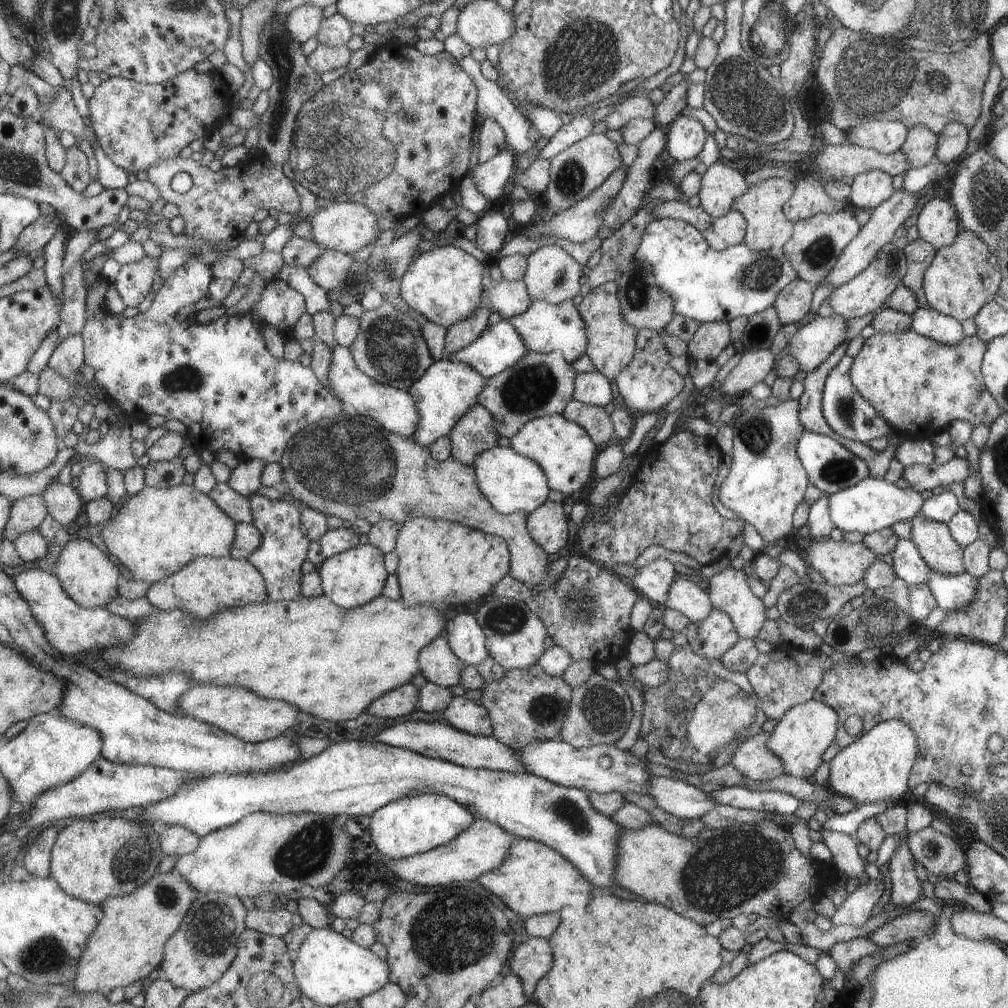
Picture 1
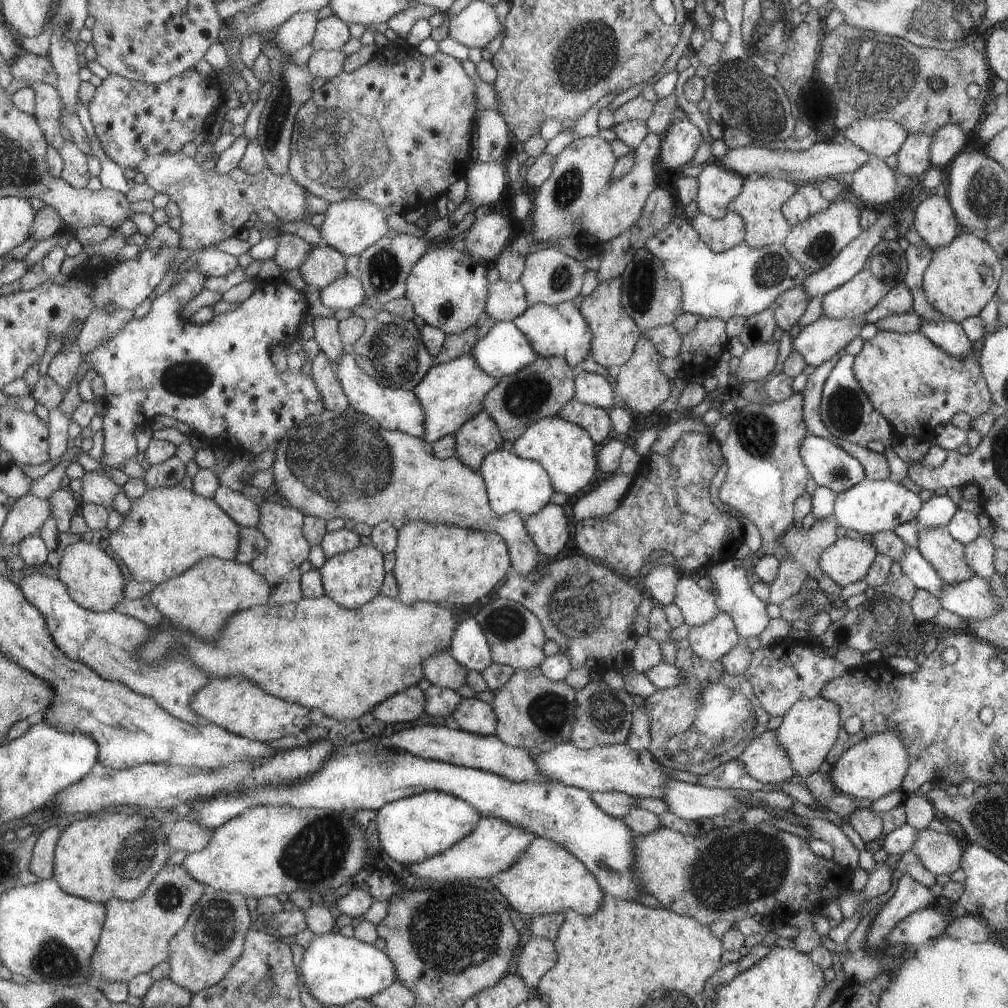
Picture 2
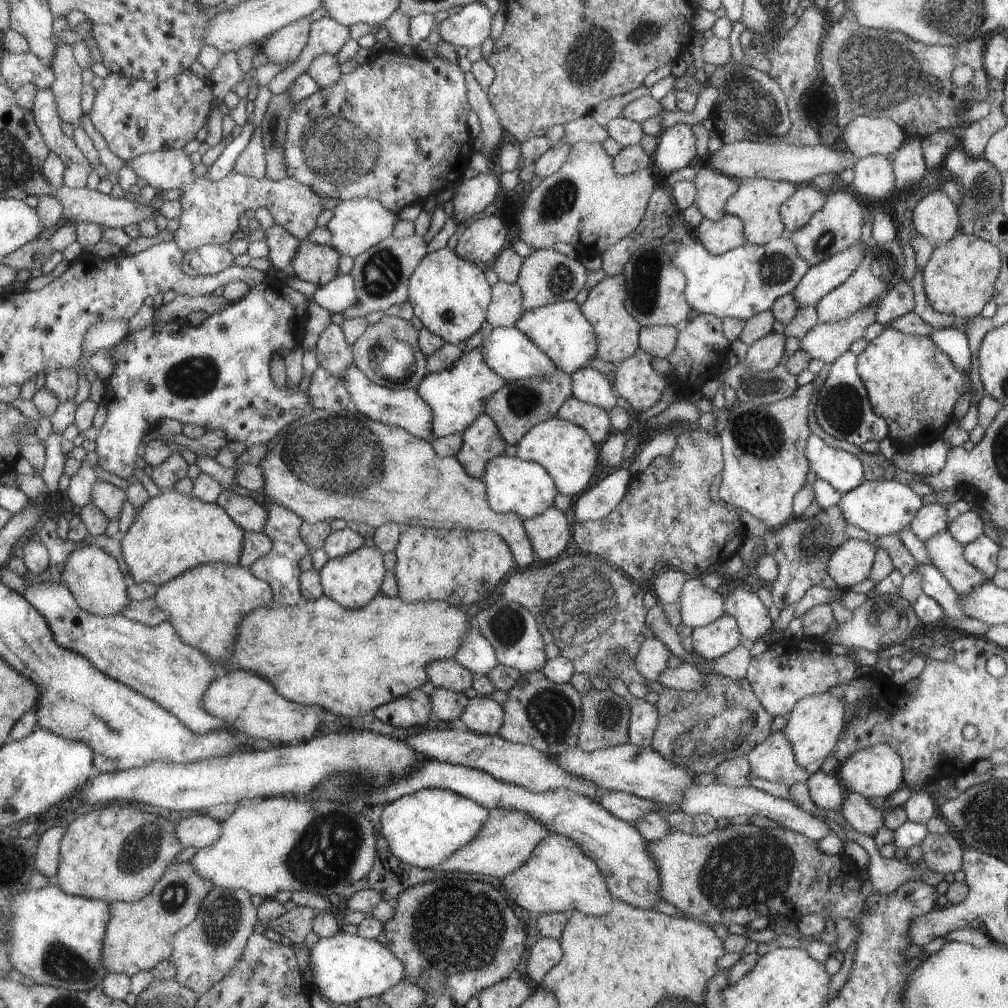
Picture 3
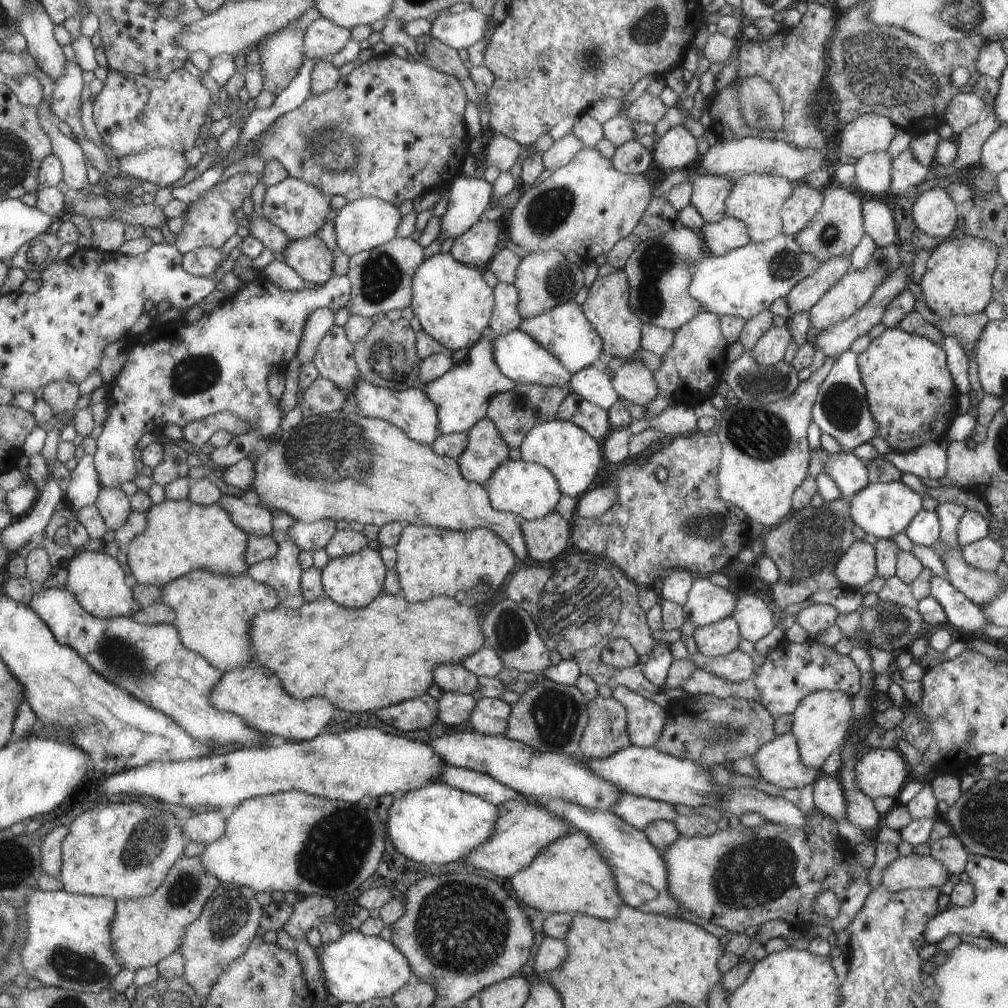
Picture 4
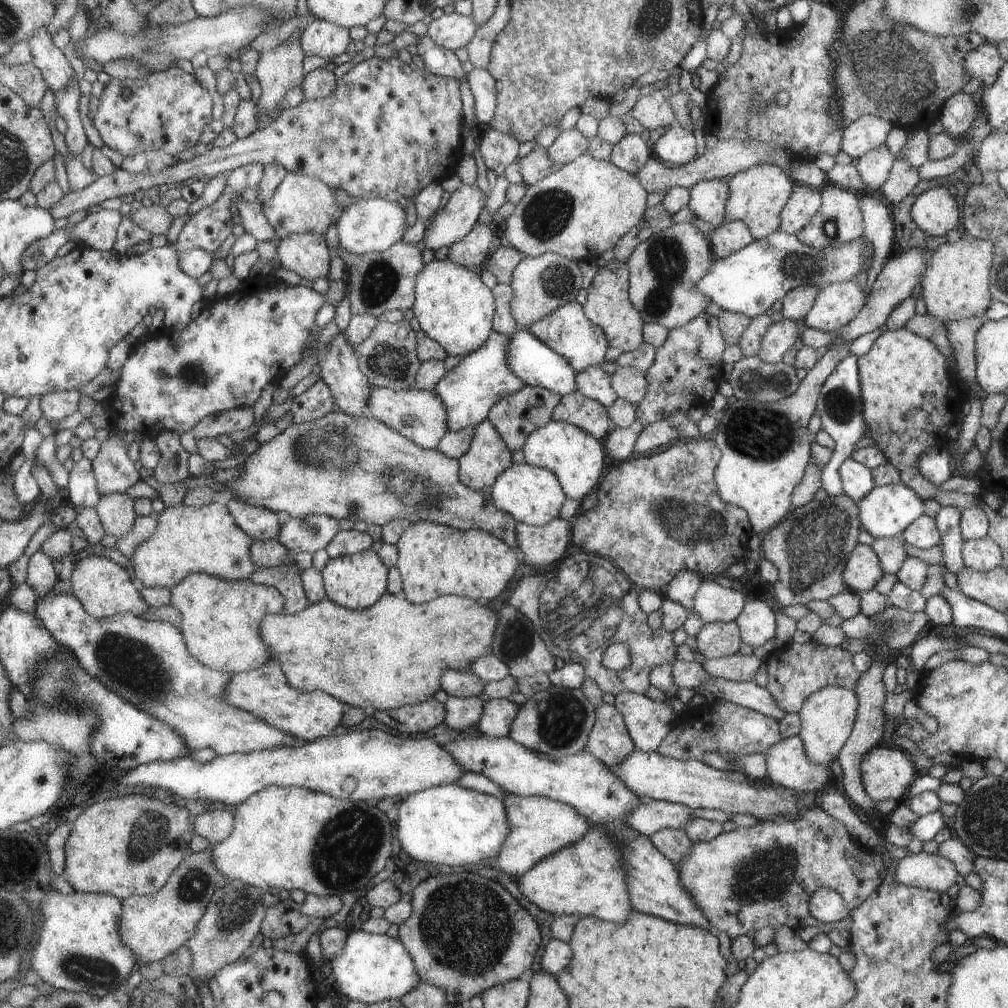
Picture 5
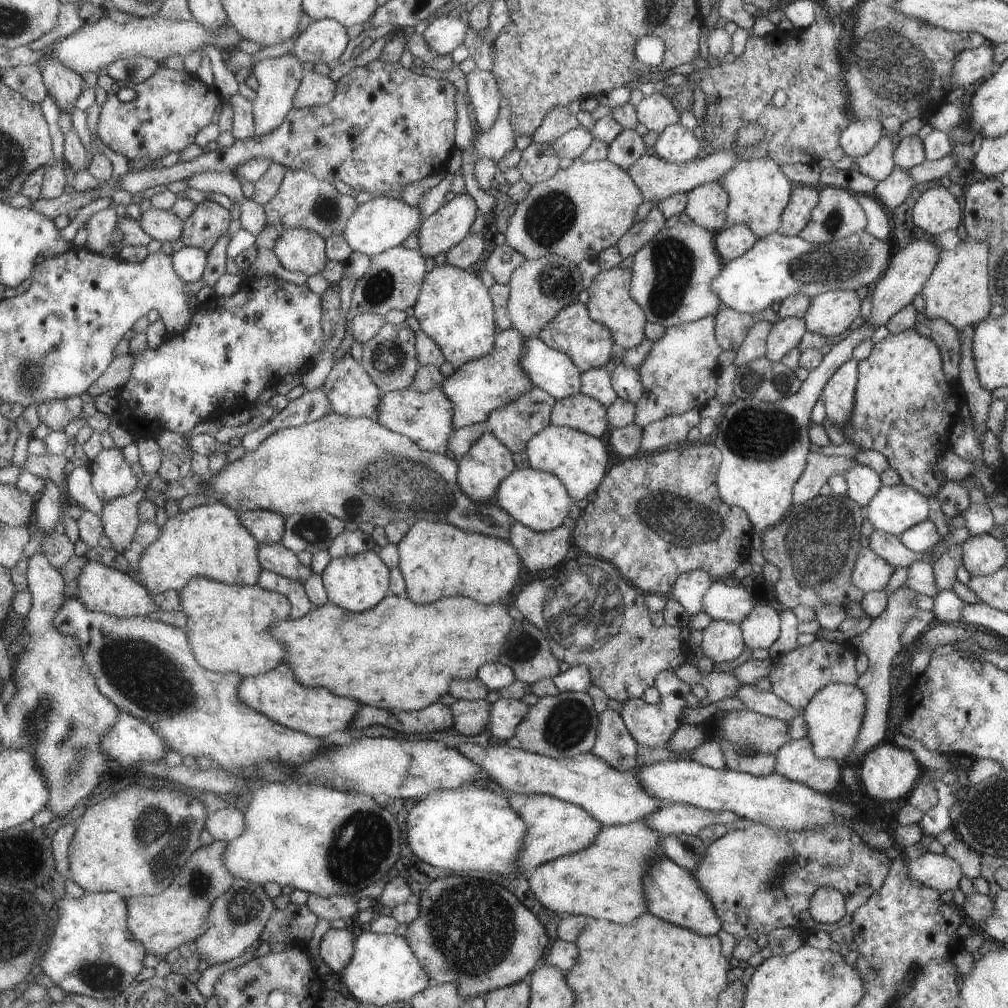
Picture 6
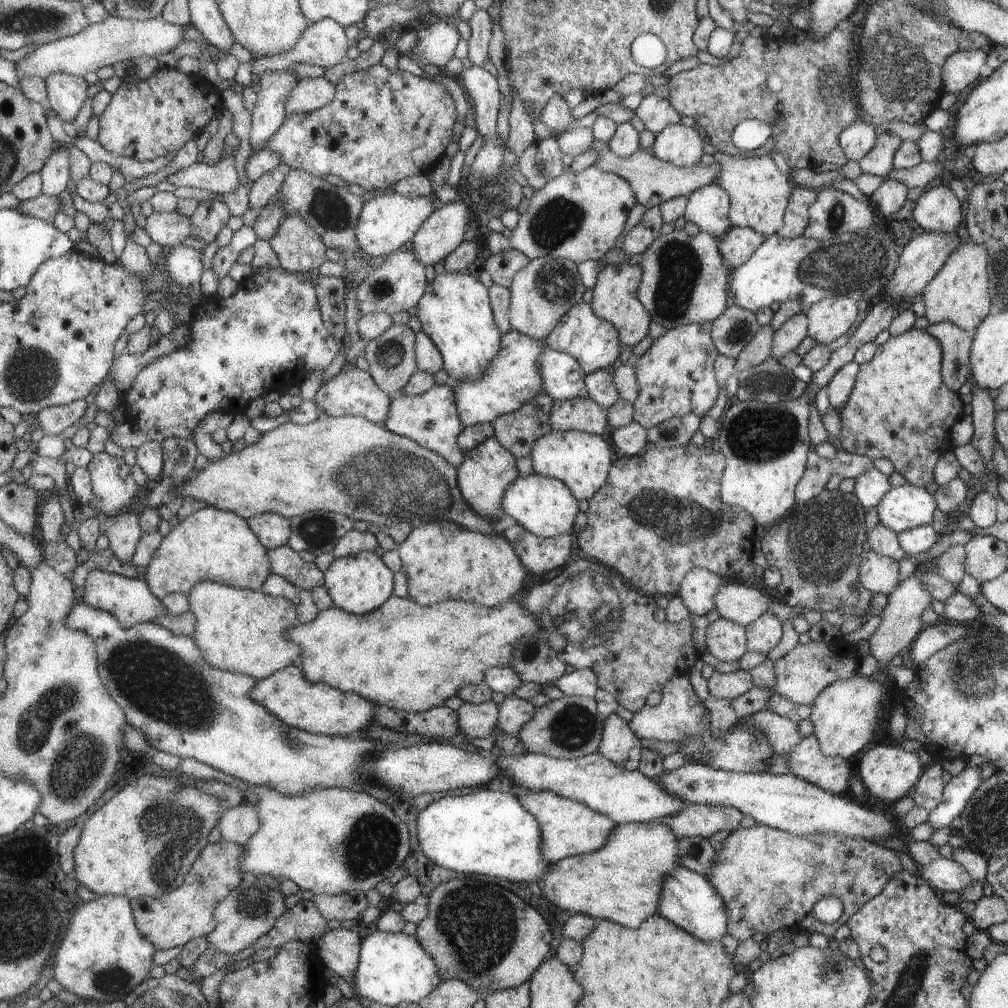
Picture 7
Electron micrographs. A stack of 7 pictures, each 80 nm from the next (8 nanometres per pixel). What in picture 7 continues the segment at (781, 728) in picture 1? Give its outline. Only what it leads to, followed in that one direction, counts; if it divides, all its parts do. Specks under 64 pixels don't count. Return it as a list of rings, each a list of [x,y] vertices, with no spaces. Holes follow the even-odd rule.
[[[865,675],[850,676],[825,687],[811,704],[811,714],[807,718],[813,726],[812,734],[816,736],[821,752],[830,757],[849,759],[856,758],[872,745],[886,694],[886,688],[879,681],[872,681]]]

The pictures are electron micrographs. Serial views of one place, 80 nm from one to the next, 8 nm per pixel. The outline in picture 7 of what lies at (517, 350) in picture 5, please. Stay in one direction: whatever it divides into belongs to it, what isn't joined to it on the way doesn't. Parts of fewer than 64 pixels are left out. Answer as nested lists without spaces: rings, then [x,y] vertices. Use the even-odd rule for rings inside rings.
[[[544,348],[536,364],[542,376],[544,392],[553,400],[589,398],[584,371],[572,356]]]

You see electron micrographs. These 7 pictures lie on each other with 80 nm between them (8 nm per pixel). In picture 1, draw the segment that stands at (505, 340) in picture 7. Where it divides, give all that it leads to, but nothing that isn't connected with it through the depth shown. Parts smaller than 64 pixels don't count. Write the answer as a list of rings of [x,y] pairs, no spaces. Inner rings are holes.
[[[443,358],[433,362],[432,366],[416,380],[406,391],[412,396],[420,420],[416,432],[411,438],[420,445],[428,447],[440,436],[445,436],[475,404],[486,379],[468,364]]]

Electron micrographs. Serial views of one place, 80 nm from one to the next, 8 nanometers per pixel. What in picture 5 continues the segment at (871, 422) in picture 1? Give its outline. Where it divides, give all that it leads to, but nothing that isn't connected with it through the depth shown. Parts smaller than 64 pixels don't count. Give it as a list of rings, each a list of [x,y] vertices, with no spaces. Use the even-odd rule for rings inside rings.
[[[849,352],[844,359],[841,359],[840,364],[832,374],[828,376],[824,386],[820,388],[819,398],[816,400],[815,412],[820,416],[820,428],[834,440],[829,461],[822,468],[820,476],[820,487],[830,497],[844,494],[837,466],[847,459],[853,444],[857,442],[867,428],[862,419],[862,400],[858,393],[859,385],[858,358]]]

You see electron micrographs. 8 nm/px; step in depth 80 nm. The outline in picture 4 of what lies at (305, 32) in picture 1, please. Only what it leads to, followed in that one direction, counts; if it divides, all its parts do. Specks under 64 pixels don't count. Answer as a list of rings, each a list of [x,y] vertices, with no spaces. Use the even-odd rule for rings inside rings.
[[[294,26],[269,36],[258,47],[262,54],[263,88],[281,94],[301,70],[306,59],[303,28]]]

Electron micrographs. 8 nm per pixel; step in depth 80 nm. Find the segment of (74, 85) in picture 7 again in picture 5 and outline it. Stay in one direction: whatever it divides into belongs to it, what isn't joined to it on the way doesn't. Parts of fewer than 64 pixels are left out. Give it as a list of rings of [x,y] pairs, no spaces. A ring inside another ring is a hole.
[[[40,28],[29,42],[32,46],[34,63],[43,72],[48,86],[56,94],[63,93],[72,83],[75,70],[71,62],[65,59],[61,49],[53,44],[53,36],[49,28]]]

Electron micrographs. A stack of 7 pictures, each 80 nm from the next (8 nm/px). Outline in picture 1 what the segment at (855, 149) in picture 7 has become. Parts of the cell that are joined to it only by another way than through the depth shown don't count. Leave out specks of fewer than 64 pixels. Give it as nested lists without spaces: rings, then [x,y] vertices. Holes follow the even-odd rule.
[[[863,119],[846,132],[847,142],[884,155],[899,151],[906,138],[902,122],[885,119]]]

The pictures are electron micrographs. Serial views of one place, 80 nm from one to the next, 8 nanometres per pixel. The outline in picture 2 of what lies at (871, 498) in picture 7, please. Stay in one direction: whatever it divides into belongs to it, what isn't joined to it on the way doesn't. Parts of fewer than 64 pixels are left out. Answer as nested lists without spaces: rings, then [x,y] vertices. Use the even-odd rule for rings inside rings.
[[[815,435],[806,436],[799,453],[817,486],[840,493],[864,478],[864,467],[860,461],[832,441]]]

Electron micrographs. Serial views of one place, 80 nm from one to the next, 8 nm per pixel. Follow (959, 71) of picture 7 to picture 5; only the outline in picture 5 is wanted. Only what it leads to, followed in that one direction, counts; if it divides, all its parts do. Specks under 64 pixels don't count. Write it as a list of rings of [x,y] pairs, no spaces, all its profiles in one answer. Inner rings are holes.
[[[987,41],[964,56],[964,72],[968,73],[969,79],[979,79],[980,76],[994,79],[1003,64],[1004,60],[997,52],[996,45]]]

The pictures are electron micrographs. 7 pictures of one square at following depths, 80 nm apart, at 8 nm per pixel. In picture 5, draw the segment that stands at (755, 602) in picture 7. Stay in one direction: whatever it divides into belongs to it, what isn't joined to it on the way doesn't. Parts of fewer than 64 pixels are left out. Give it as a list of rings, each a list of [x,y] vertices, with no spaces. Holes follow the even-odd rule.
[[[702,578],[690,612],[697,614],[704,623],[726,623],[737,618],[745,603],[741,592],[723,587],[712,578]]]

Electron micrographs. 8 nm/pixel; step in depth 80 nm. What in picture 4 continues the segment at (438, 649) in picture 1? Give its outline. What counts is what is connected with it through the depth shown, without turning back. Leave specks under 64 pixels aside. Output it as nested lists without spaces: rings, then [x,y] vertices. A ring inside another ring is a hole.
[[[449,663],[438,664],[432,672],[433,680],[441,691],[451,691],[470,695],[479,686],[479,678],[461,664],[450,665]]]

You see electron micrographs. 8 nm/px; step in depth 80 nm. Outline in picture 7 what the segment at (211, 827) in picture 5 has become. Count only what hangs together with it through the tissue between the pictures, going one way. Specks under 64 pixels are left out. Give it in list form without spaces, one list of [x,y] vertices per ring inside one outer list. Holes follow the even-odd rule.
[[[237,805],[224,812],[217,828],[221,838],[244,845],[261,828],[260,814],[257,806]]]

